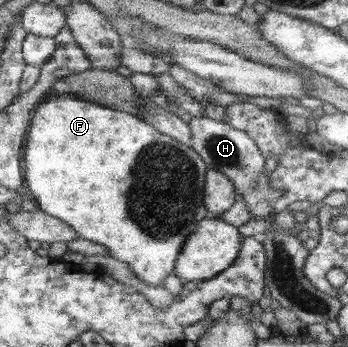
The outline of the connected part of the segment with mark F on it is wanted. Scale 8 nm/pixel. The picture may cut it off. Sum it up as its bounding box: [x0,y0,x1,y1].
[24,93,216,287]

